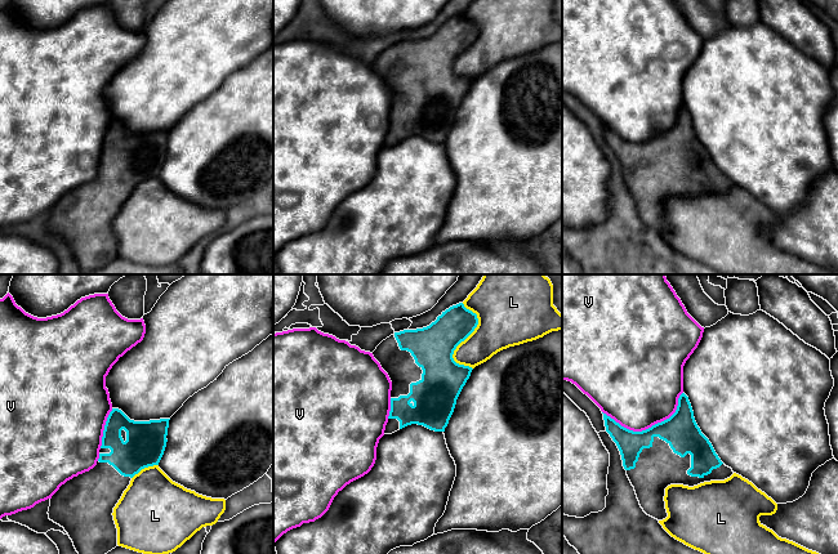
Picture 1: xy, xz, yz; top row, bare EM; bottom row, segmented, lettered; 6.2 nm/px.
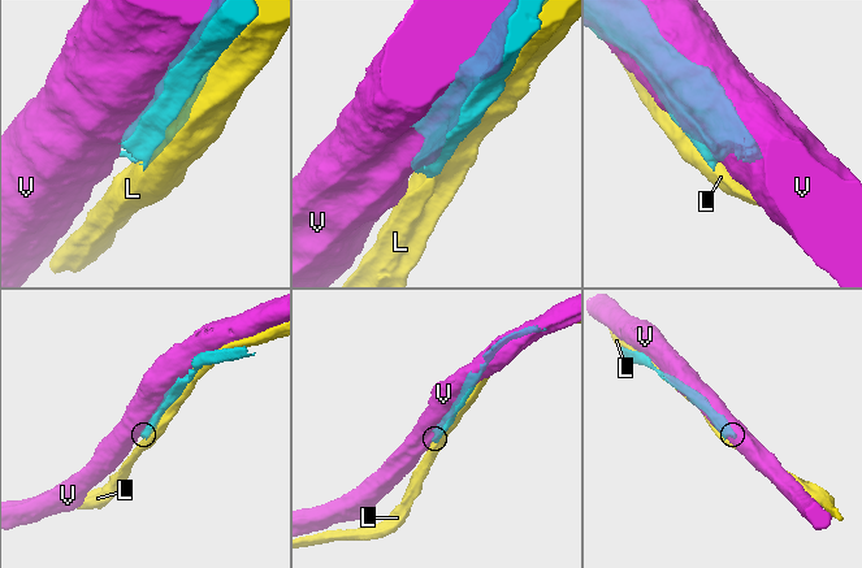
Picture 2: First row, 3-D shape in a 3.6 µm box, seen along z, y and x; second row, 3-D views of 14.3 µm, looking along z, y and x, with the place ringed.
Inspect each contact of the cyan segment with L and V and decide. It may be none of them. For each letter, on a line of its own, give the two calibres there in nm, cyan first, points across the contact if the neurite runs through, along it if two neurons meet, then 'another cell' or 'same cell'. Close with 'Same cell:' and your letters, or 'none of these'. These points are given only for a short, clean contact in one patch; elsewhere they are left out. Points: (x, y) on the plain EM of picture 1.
L: 260/280 nm | another cell
V: 220/480 nm | another cell
Same cell: none of these

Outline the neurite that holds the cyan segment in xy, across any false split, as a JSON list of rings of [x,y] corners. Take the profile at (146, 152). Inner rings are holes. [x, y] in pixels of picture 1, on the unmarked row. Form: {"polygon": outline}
{"polygon": [[[112,120],[97,177],[67,192],[52,207],[49,231],[64,240],[81,271],[103,268],[117,258],[113,219],[135,186],[159,177],[169,131],[134,133]]]}

